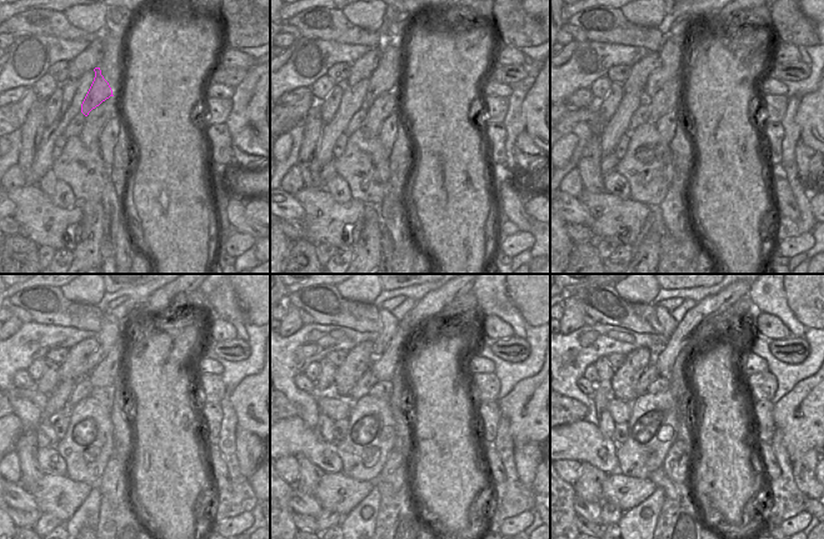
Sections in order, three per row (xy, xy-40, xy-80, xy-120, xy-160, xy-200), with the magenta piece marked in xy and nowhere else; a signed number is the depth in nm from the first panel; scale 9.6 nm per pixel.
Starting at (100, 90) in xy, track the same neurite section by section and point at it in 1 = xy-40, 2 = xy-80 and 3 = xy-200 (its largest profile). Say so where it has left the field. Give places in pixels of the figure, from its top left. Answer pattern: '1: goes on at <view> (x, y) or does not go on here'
1: goes on at xy-40 (383, 79)
2: goes on at xy-80 (670, 53)
3: goes on at xy-200 (664, 318)

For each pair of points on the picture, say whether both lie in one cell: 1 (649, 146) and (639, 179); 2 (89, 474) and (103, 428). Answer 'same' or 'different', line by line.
1: same
2: same

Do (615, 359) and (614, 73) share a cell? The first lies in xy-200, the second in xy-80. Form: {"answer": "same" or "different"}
{"answer": "same"}

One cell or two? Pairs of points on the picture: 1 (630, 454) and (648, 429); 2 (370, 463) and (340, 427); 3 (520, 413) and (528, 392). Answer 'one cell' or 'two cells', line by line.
1: one cell
2: two cells
3: one cell

